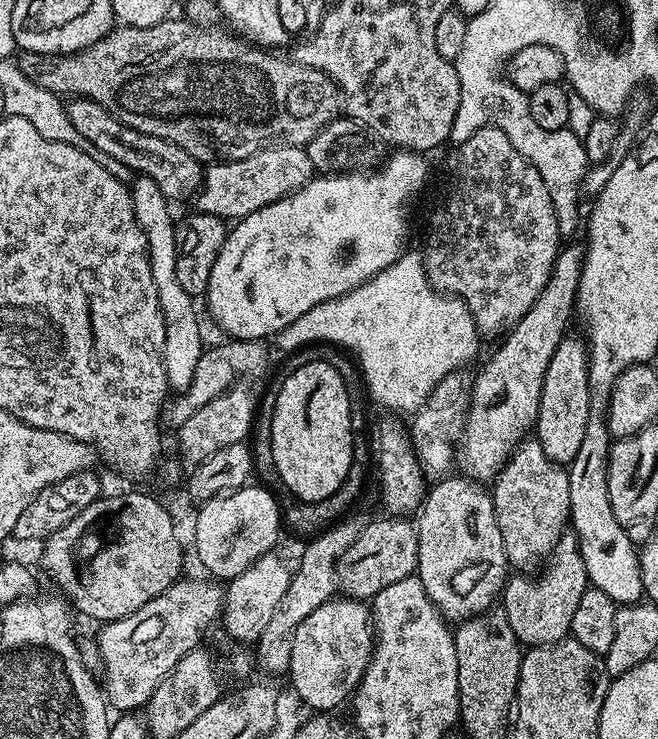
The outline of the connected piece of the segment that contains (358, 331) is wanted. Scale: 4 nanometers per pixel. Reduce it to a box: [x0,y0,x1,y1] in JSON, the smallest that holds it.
[275,250,482,414]

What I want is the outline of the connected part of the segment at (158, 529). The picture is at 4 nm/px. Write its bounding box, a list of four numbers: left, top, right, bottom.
[40,492,186,622]

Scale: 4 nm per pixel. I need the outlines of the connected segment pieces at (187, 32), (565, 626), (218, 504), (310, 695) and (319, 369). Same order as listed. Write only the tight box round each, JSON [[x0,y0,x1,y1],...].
[[18,18,342,165],[502,531,589,646],[194,486,282,582],[292,598,374,714],[272,360,354,504]]

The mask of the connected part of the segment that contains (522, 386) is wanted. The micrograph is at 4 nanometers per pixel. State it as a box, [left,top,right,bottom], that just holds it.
[458,242,585,481]

